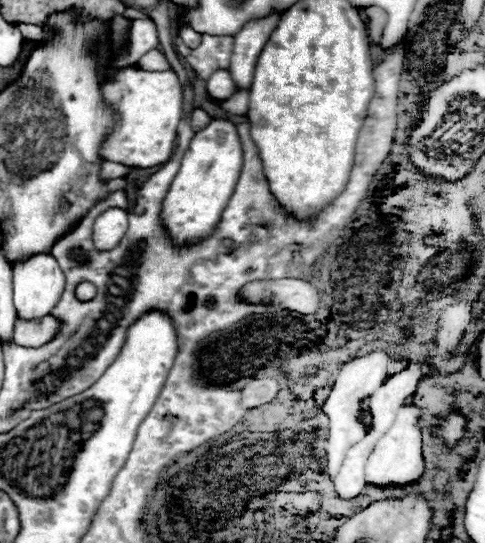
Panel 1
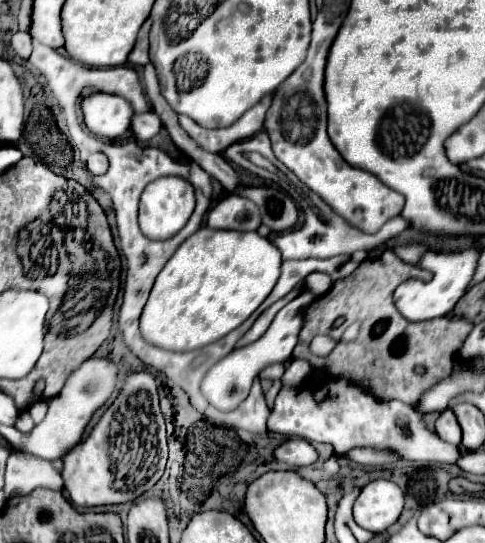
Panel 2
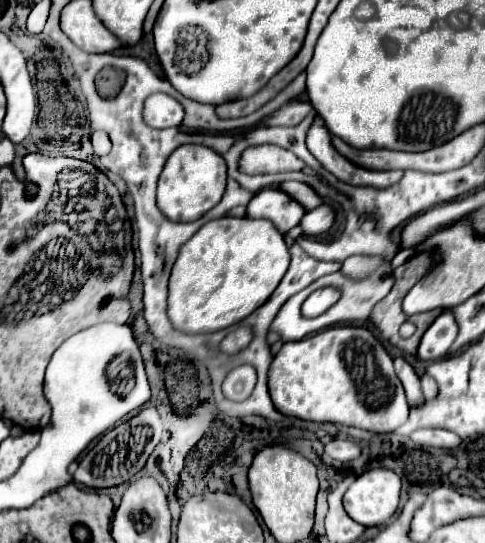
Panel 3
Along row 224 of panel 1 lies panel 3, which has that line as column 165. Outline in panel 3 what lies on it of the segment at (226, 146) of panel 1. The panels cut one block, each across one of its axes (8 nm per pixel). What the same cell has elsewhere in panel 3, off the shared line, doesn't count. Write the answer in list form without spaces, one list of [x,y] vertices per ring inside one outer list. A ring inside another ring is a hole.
[[[202,144],[178,146],[170,154],[158,180],[158,208],[166,218],[174,222],[198,220],[220,202],[226,188],[226,178],[228,178],[226,170],[228,168],[224,158],[212,148]]]

